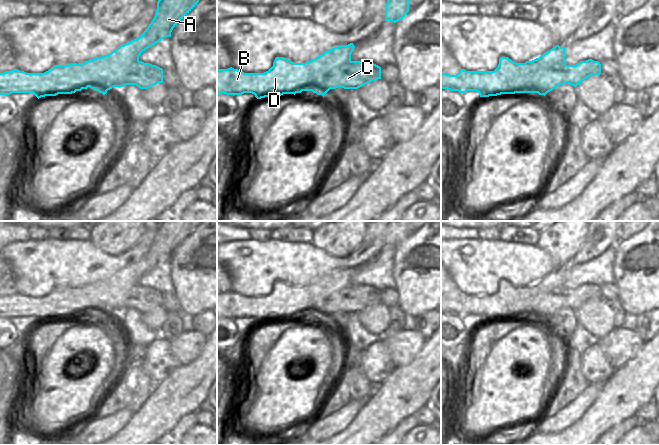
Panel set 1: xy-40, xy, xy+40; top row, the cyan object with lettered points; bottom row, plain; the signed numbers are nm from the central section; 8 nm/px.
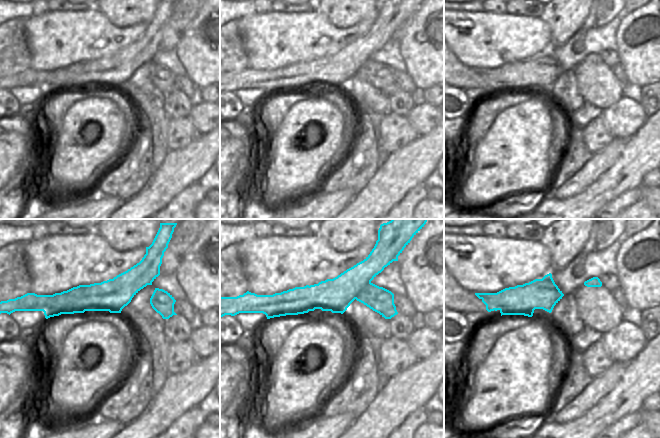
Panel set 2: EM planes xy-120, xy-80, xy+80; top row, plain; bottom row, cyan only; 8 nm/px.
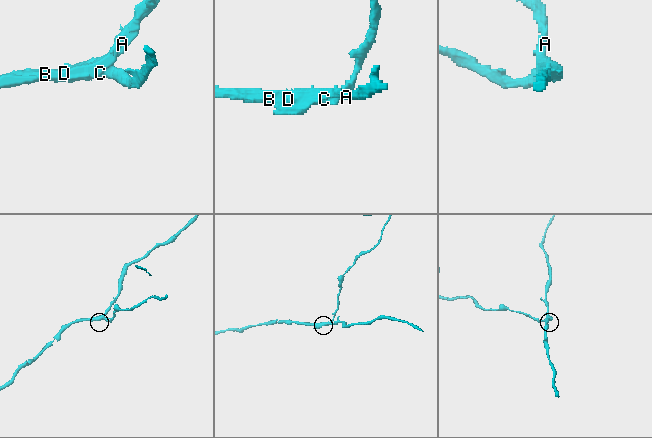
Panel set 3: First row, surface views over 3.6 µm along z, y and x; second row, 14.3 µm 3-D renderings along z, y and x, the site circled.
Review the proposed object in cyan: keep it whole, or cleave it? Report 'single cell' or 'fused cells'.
fused cells

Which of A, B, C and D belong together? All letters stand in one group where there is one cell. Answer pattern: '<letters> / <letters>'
A B D / C

